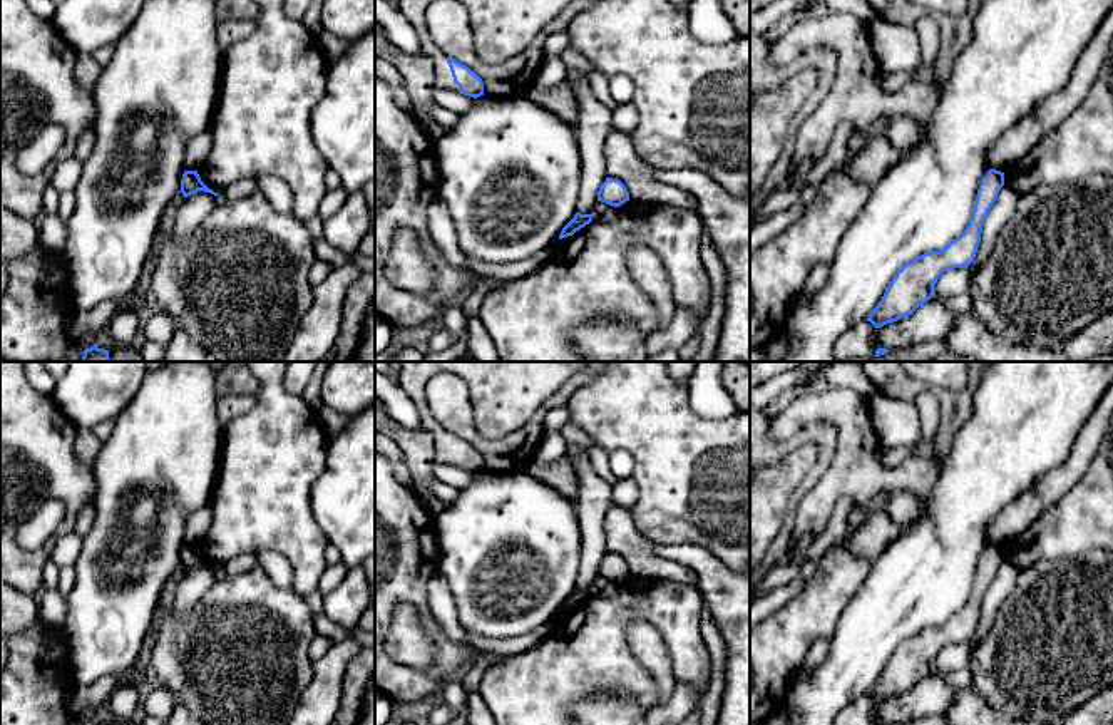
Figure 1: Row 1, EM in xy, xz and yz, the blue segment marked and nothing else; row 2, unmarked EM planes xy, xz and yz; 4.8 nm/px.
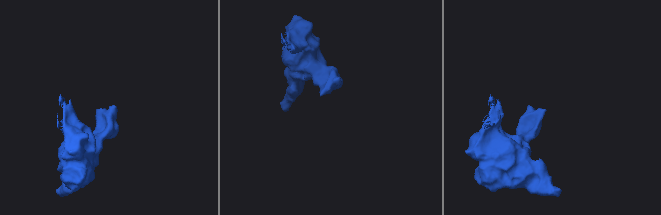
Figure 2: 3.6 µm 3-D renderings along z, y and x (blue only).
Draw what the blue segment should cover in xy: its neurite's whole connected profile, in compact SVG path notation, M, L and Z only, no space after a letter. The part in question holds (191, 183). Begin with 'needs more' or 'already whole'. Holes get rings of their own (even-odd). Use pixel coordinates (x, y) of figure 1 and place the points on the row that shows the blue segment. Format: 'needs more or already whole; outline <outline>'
already whole; outline M184 171L182 179L181 179L181 193L184 198L197 193L197 191L204 191L204 193L211 193L214 196L219 196L218 193L214 193L213 189L209 189L199 177L197 171Z

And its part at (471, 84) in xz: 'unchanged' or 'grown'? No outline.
grown

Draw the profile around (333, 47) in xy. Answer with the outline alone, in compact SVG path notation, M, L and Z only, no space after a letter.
M321 30L316 35L318 45L321 49L321 52L325 54L328 64L341 59L350 45L348 40L328 32L328 30Z

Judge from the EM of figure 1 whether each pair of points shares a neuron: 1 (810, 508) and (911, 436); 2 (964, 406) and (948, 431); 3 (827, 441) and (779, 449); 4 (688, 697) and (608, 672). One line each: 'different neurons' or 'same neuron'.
1: different neurons
2: same neuron
3: same neuron
4: different neurons

